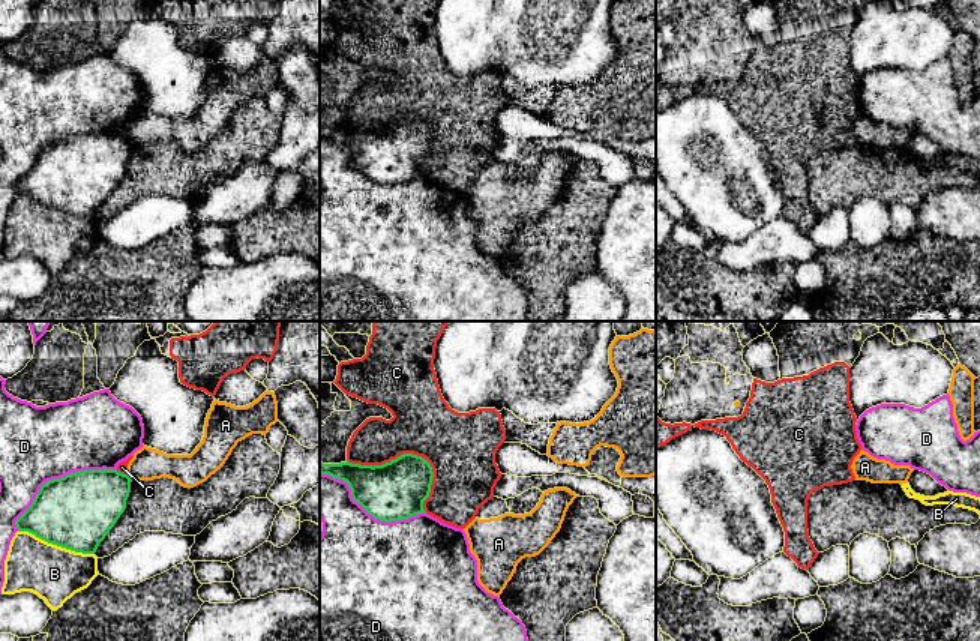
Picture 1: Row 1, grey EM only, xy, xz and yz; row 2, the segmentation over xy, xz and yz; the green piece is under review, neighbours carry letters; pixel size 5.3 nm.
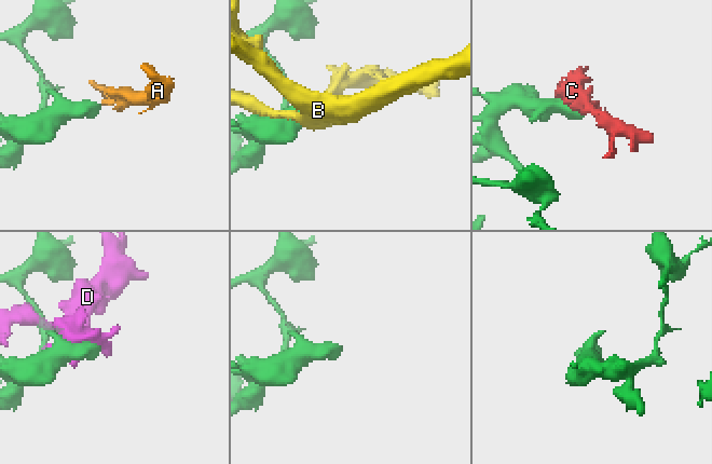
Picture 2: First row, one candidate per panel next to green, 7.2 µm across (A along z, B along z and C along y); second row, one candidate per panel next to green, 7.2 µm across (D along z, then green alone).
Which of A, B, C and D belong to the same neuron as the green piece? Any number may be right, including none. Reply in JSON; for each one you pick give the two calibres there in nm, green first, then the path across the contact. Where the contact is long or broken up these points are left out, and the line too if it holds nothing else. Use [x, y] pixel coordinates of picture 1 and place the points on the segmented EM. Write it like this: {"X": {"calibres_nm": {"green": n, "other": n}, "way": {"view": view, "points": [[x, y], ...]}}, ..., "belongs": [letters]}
{"belongs": []}

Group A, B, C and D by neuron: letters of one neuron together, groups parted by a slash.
A / B / C / D

